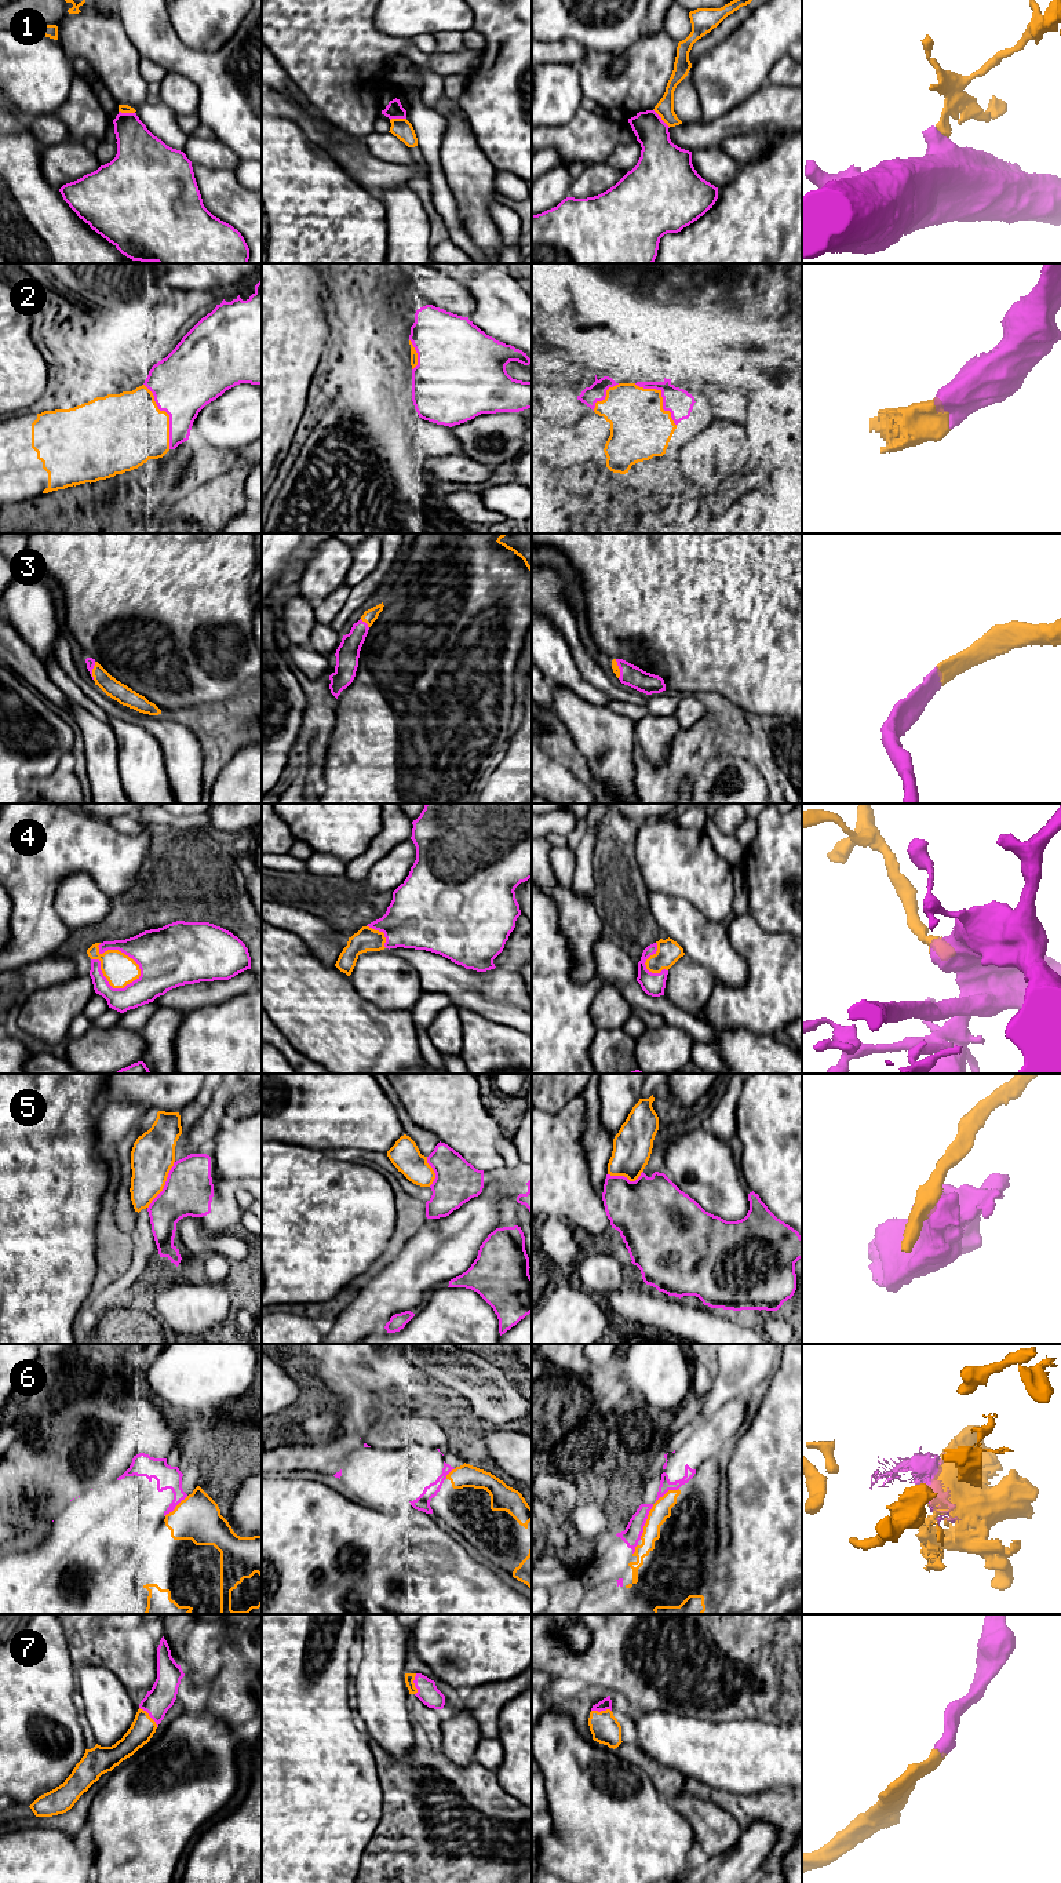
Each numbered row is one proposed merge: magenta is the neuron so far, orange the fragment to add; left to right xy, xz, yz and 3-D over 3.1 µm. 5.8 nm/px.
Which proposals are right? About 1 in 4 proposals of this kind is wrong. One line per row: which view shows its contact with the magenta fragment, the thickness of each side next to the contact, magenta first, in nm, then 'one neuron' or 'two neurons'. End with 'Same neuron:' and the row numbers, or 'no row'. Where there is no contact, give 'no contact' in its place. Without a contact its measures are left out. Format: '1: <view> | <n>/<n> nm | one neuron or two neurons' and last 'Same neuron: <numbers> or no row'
1: yz | 260/100 nm | two neurons
2: xy | 360/420 nm | one neuron
3: xy | 50/110 nm | one neuron
4: xy | 320/180 nm | one neuron
5: xy | 280/260 nm | two neurons
6: yz | 100/110 nm | two neurons
7: xy | 160/140 nm | one neuron
Same neuron: 2, 3, 4, 7

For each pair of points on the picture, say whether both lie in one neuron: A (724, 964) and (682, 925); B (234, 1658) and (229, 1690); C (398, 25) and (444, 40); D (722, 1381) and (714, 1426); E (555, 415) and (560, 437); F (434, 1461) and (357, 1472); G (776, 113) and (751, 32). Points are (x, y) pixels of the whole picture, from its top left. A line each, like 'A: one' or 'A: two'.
A: one
B: one
C: two
D: two
E: two
F: one
G: two

